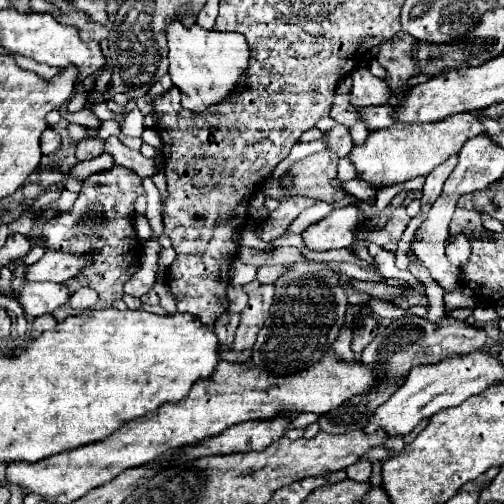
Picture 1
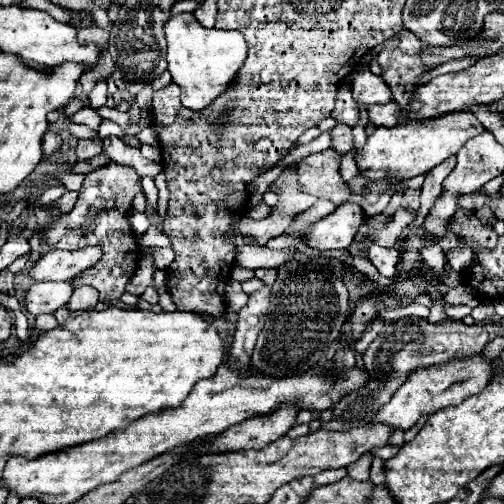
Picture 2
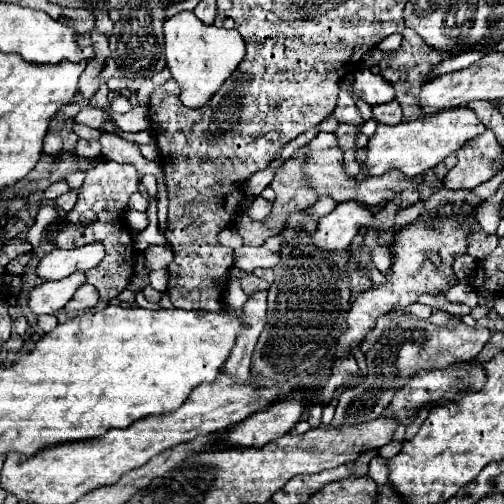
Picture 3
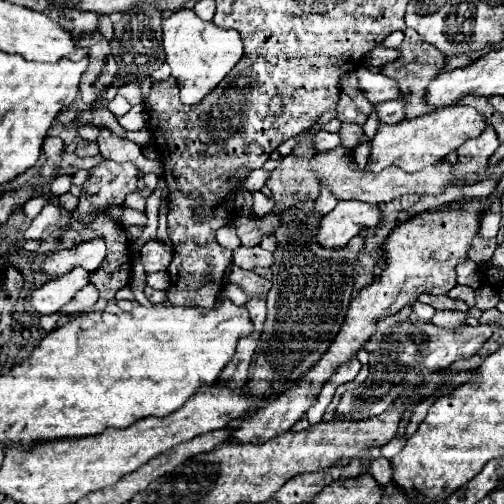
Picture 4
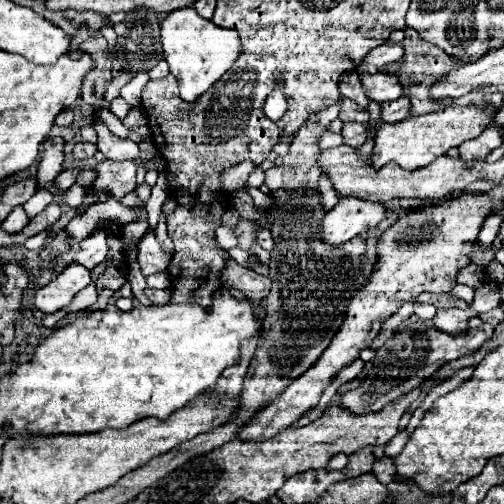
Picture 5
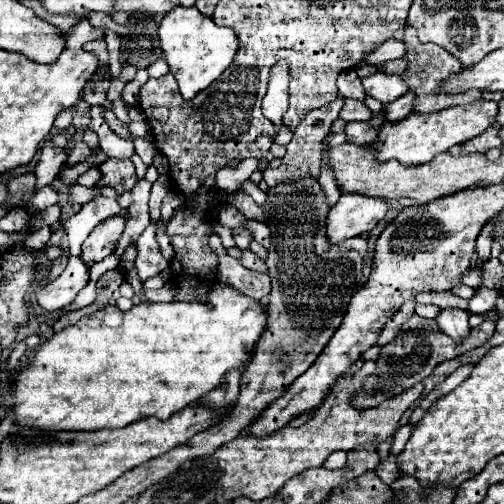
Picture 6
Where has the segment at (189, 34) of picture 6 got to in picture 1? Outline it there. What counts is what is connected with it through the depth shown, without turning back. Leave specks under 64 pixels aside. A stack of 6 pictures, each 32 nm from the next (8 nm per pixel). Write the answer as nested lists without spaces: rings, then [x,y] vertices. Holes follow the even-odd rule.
[[[172,20],[166,28],[168,38],[168,62],[170,62],[170,76],[174,86],[182,92],[182,106],[192,112],[202,112],[210,104],[224,100],[230,92],[242,84],[242,72],[248,66],[250,48],[246,38],[238,32],[216,32],[204,30],[198,24],[192,28],[184,28],[180,20]]]

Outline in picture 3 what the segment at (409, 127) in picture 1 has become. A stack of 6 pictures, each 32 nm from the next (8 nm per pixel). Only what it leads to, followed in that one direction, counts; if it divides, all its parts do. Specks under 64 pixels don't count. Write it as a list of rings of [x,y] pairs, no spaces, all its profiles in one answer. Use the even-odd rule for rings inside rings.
[[[452,108],[448,112],[434,112],[432,116],[422,116],[394,126],[378,124],[376,134],[368,142],[364,174],[378,176],[384,170],[398,168],[406,176],[416,176],[426,168],[440,164],[448,154],[456,152],[466,140],[480,136],[484,130],[486,126],[480,122],[476,112],[470,112],[470,108]]]

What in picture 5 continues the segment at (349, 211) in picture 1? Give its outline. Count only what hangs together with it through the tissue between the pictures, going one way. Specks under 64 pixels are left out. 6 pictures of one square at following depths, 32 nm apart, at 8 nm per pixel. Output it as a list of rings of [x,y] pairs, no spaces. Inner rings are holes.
[[[346,196],[340,198],[340,202],[324,216],[324,224],[322,224],[322,240],[326,240],[328,244],[340,244],[346,242],[354,236],[360,236],[362,232],[368,232],[372,228],[376,228],[386,216],[386,206],[376,202],[372,204],[370,200],[356,200],[354,196]]]

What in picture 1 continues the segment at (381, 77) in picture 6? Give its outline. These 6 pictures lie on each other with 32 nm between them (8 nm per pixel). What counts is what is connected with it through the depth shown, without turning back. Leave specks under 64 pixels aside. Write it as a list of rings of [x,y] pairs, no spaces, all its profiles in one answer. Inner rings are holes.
[[[366,66],[356,68],[352,74],[352,90],[350,102],[354,106],[372,106],[372,104],[388,104],[390,88],[382,78],[376,78]]]

